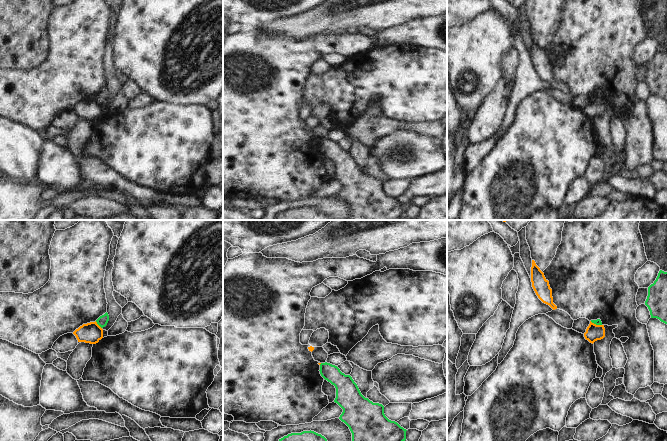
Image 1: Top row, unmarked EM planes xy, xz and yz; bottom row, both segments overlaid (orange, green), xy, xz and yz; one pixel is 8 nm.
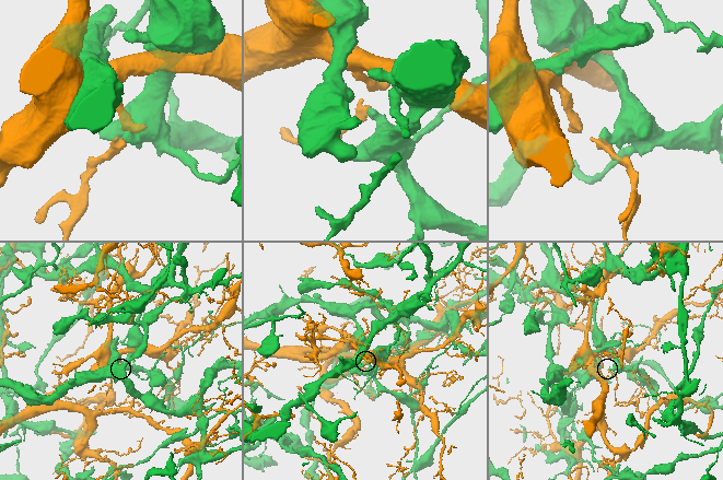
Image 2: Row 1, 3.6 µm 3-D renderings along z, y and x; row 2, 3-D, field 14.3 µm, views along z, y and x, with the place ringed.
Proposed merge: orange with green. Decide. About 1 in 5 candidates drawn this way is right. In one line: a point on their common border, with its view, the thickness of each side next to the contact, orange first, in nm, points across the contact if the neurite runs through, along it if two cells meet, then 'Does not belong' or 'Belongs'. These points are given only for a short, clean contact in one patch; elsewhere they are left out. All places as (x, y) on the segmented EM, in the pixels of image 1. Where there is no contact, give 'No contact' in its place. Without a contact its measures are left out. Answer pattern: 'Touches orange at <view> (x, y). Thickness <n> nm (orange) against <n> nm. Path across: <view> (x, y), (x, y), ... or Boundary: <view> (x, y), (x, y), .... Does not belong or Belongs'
Touches orange at xy (98, 325). Thickness 160 nm (orange) against 90 nm. Does not belong.

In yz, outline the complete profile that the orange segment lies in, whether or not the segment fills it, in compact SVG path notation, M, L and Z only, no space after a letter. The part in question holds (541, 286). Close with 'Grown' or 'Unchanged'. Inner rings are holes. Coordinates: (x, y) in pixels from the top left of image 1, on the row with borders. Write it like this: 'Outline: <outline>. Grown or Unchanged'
Outline: M532 260L531 267L531 282L538 298L553 310L557 309L557 306L553 303L552 289L550 288L549 281L545 278L544 273L536 265L534 260Z. Unchanged.

